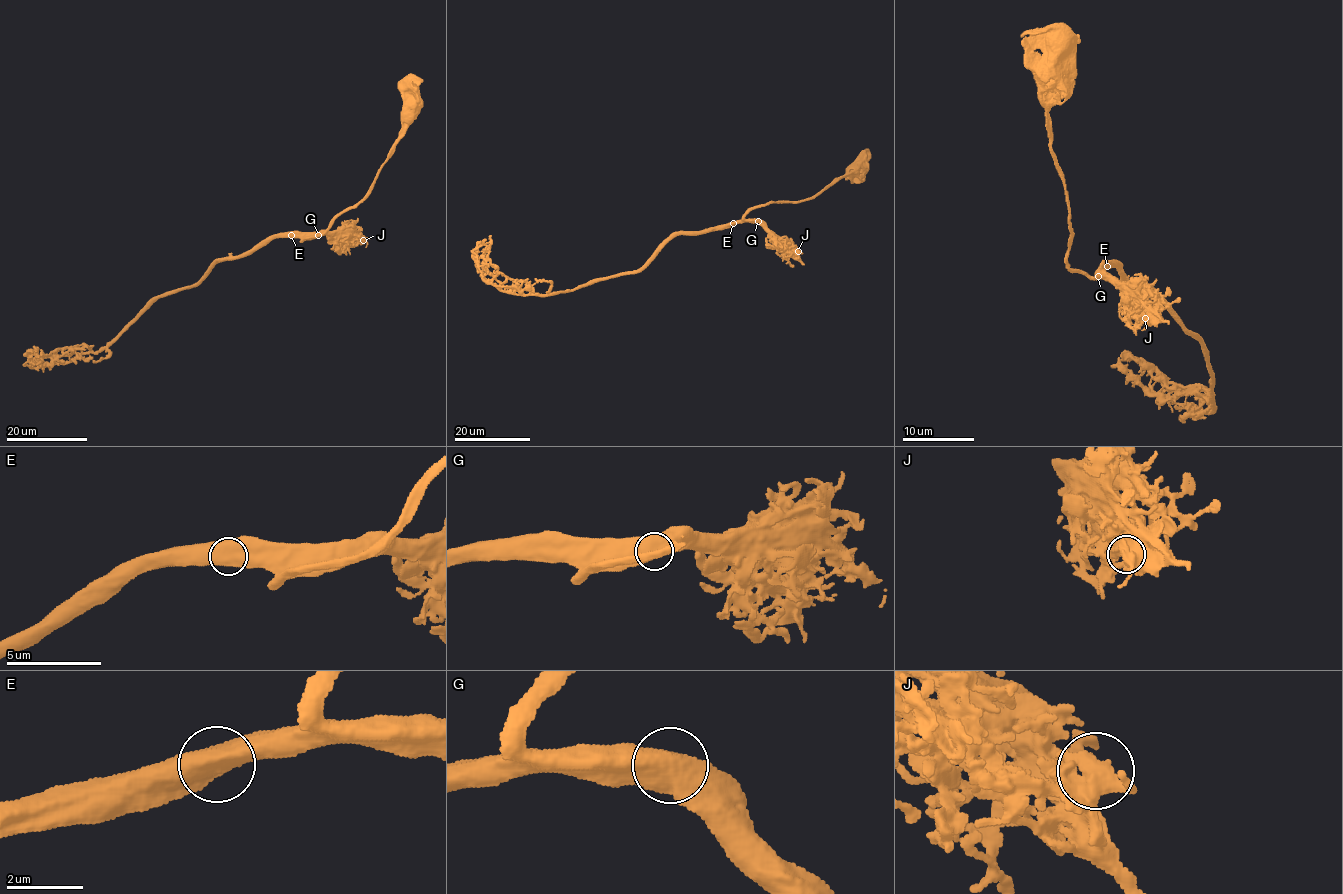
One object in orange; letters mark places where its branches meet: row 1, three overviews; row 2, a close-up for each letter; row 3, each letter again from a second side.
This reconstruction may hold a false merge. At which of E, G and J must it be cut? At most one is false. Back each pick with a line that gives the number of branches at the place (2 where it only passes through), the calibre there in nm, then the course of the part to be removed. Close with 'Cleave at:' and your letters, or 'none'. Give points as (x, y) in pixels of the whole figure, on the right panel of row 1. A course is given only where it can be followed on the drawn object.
Cleave at: none

